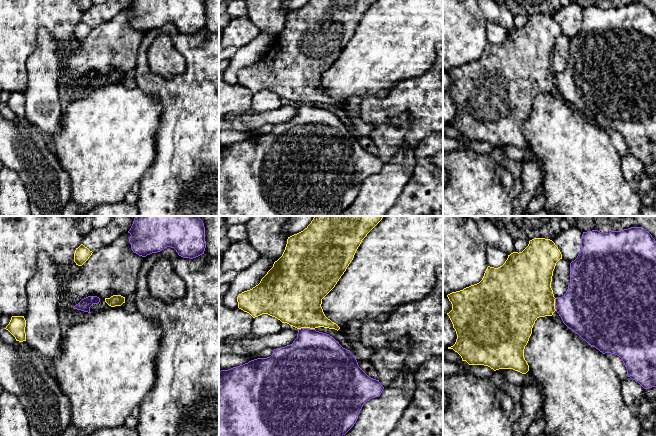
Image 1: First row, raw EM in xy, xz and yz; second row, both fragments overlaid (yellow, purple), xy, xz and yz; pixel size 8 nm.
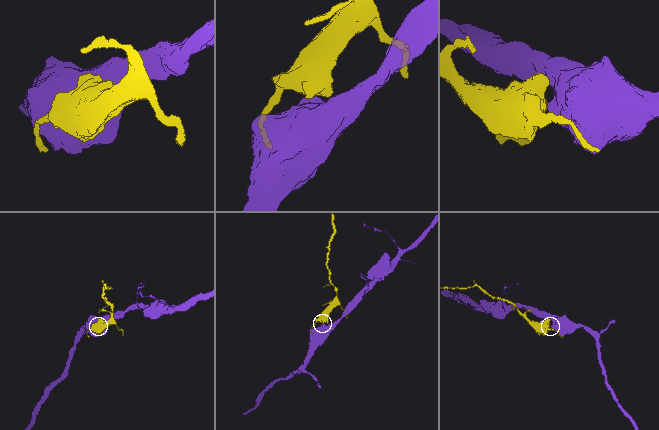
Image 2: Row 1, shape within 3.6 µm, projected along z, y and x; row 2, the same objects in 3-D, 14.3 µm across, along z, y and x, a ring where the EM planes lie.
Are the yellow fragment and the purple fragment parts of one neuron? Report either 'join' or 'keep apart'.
keep apart

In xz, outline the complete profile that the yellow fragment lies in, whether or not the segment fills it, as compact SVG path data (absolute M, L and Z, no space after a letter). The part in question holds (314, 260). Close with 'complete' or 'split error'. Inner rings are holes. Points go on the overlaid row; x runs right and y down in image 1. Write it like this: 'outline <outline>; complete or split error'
outline M315 216L301 232L287 239L282 256L261 279L260 283L237 297L238 308L253 318L268 314L282 323L297 329L324 327L339 330L340 327L328 319L321 307L322 299L335 287L354 258L362 240L382 220L384 216Z; complete

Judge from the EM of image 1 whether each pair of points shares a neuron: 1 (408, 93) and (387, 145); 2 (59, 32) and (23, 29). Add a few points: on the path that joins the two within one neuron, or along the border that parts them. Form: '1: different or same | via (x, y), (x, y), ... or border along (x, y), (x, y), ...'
1: same | via (395, 106), (385, 116), (385, 132)
2: same | via (50, 23), (32, 23)

